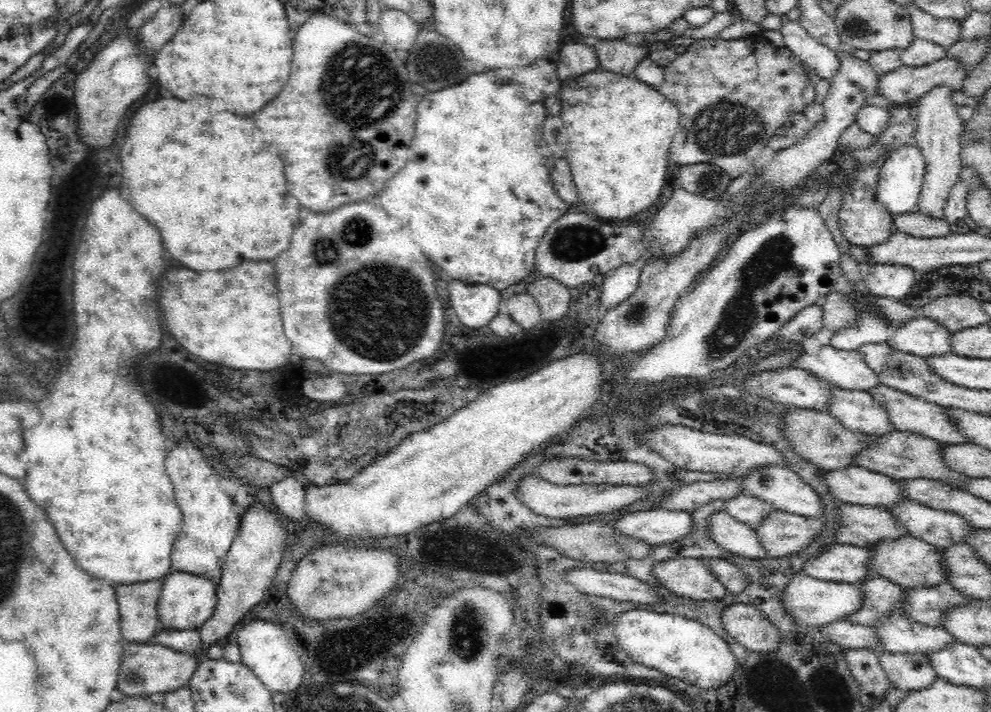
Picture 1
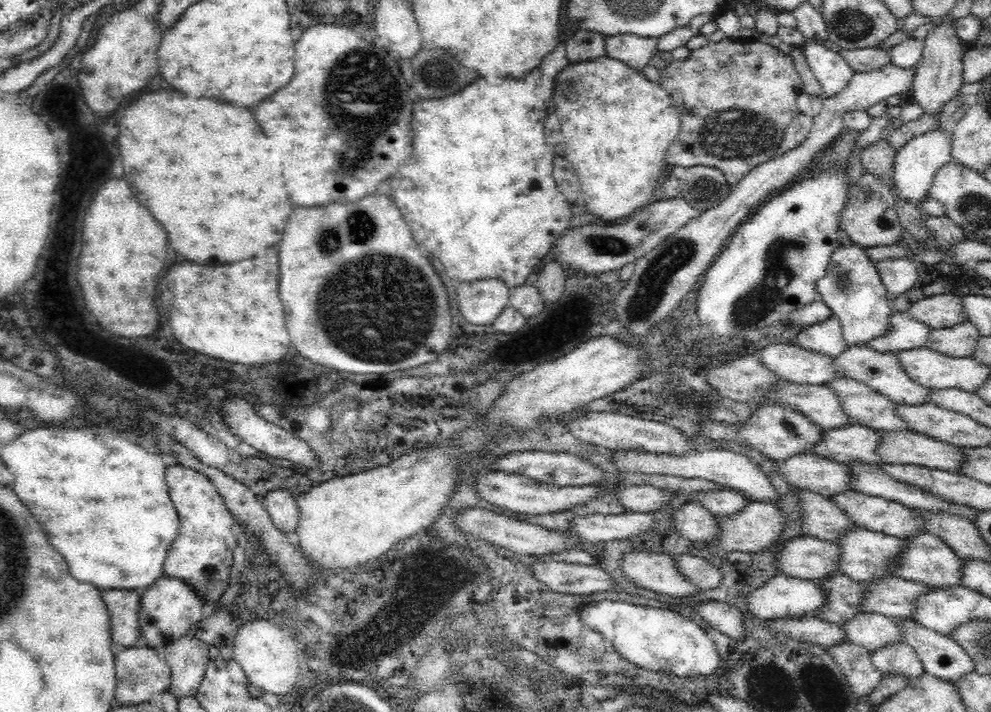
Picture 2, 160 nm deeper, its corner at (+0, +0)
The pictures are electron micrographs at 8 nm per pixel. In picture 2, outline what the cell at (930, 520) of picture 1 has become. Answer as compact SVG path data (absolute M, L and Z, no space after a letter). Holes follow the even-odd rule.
M856 491L839 492L828 500L835 502L856 526L872 532L880 532L896 538L924 532L922 521L915 517L913 510L902 504L874 496L865 496Z

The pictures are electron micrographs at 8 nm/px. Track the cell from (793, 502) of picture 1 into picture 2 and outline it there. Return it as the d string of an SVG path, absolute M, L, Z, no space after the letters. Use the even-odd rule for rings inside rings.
M632 450L612 453L611 461L622 473L641 473L645 477L658 474L667 477L681 477L682 479L701 478L735 488L737 492L751 501L774 503L777 500L776 489L772 487L766 474L763 474L756 464L749 462L748 458L728 450L687 451L682 454L658 454Z

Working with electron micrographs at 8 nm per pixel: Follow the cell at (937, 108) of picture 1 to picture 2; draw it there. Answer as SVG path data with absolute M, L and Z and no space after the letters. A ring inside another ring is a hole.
M946 20L942 24L935 25L932 33L922 39L924 48L922 56L915 66L915 77L913 80L914 102L923 108L923 114L938 115L944 106L955 98L963 82L963 54L968 48L967 43L958 39L956 31L958 20Z

